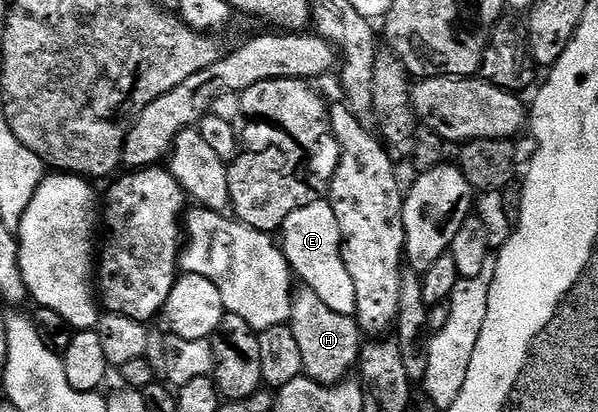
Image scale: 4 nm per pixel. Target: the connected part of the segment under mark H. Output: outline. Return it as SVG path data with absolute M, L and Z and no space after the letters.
M301 285L291 295L288 326L295 333L295 341L303 357L303 372L308 378L324 387L334 387L350 378L349 370L358 366L363 346L363 332L354 316L327 309L311 288Z

